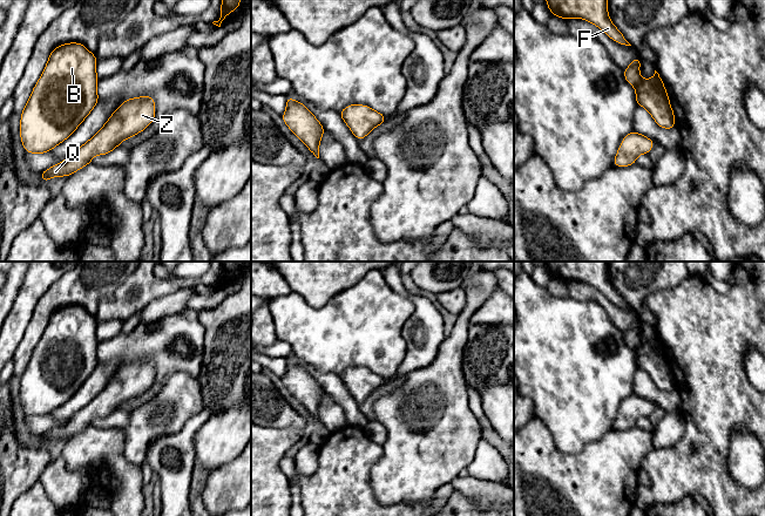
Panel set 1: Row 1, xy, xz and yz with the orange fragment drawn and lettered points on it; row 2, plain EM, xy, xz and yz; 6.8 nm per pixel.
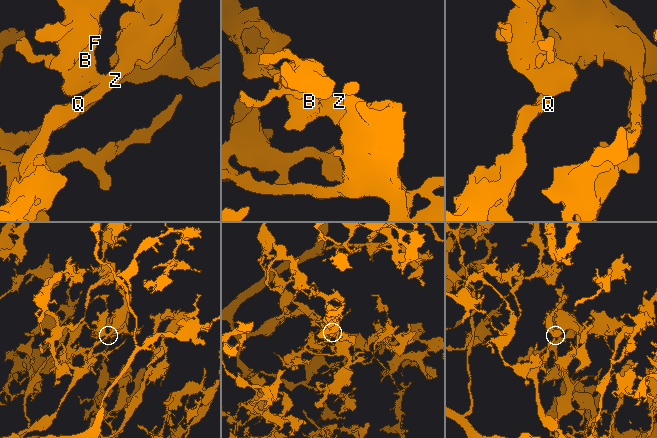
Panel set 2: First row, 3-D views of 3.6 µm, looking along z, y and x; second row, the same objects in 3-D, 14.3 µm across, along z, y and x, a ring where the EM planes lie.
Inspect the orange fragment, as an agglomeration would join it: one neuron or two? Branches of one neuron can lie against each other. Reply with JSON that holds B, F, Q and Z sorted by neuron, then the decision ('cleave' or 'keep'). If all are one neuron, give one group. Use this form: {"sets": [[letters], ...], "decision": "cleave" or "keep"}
{"sets": [["B", "F", "Q", "Z"]], "decision": "keep"}

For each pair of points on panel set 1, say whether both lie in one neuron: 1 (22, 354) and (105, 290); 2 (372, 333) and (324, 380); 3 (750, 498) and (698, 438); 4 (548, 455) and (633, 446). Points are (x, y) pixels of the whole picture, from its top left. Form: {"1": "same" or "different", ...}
{"1": "same", "2": "different", "3": "same", "4": "same"}

